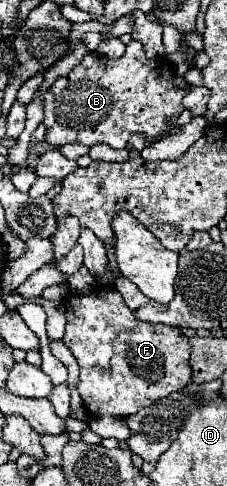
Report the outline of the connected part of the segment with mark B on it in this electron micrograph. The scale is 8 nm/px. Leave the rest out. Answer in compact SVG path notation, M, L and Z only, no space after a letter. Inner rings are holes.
M132 41L120 59L108 59L90 51L64 77L58 77L44 95L44 125L46 143L62 147L66 143L82 143L92 147L106 143L114 149L124 149L130 137L140 133L144 137L158 137L168 123L182 111L182 97L190 85L178 87L176 73L160 59L148 59L142 43Z

